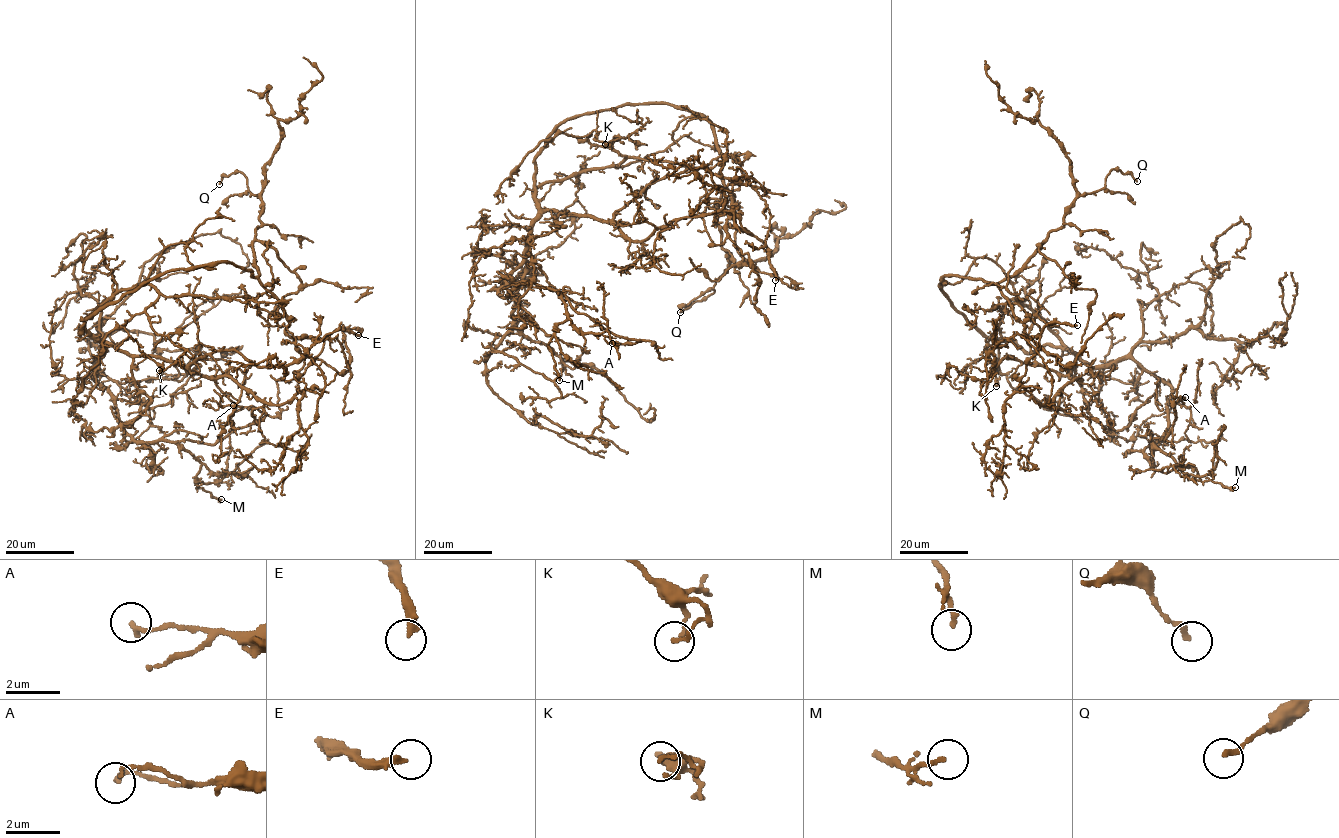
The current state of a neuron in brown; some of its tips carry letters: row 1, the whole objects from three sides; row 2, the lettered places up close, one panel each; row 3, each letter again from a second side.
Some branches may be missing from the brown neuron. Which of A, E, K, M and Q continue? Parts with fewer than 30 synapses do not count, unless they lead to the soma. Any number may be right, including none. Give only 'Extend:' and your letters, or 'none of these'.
Extend: E

